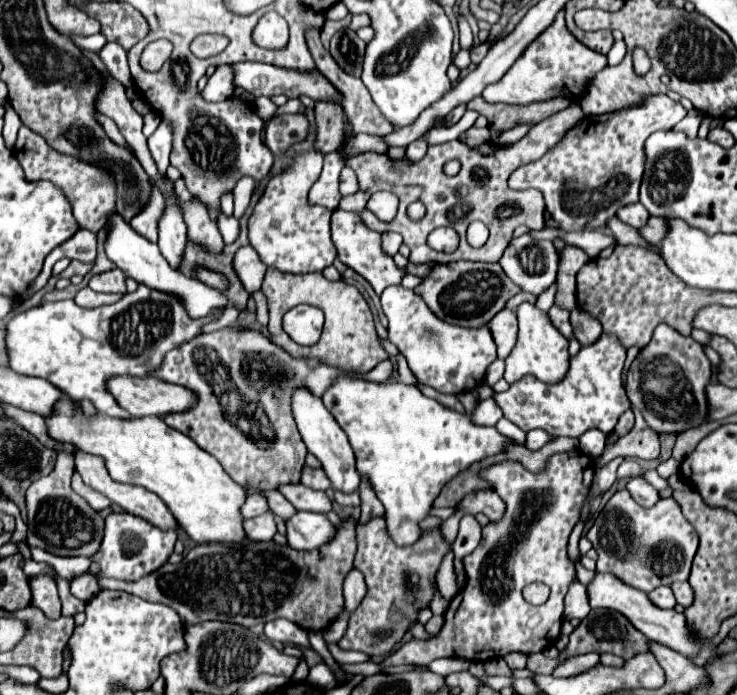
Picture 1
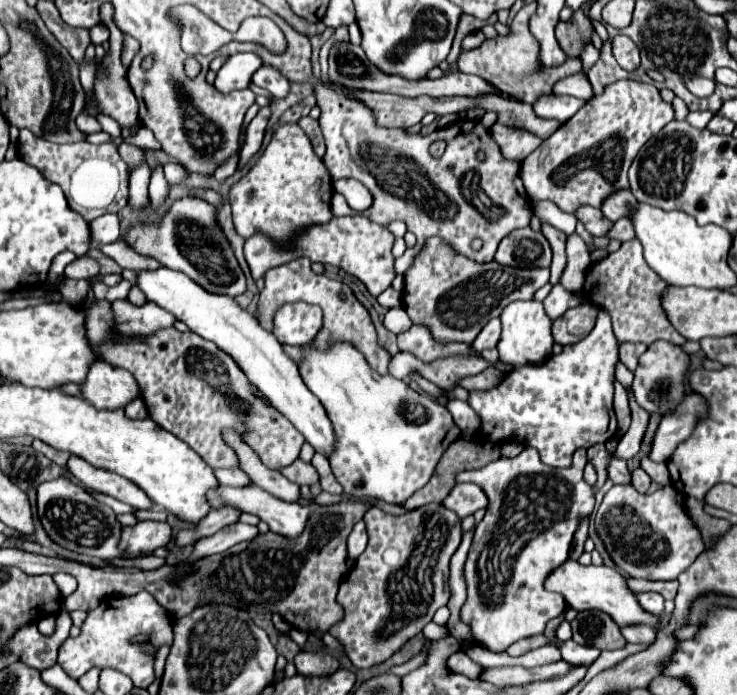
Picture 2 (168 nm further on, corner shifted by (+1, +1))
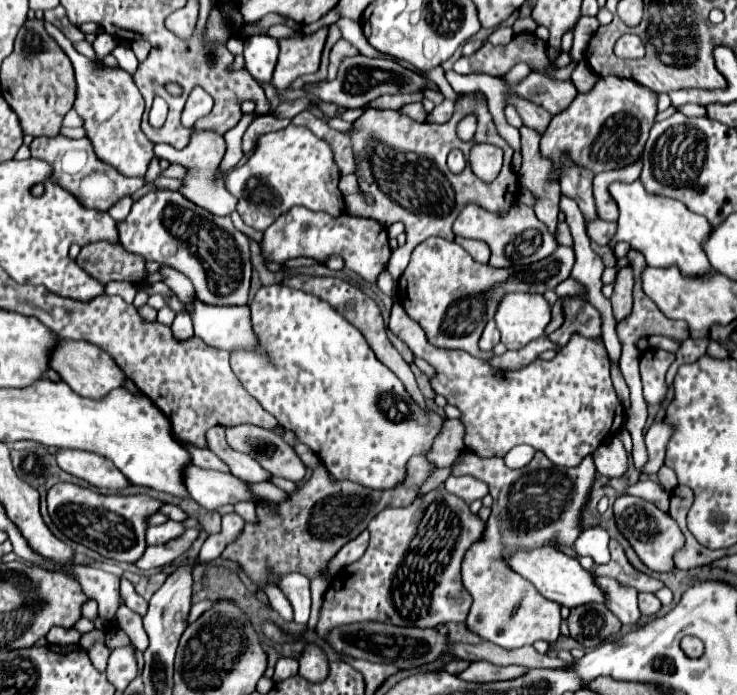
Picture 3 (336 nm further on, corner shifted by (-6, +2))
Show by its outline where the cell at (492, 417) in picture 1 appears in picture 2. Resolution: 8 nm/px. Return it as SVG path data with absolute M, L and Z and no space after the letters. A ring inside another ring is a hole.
M448 401L446 409L452 413L454 422L462 429L462 435L474 435L478 431L480 423L466 401Z

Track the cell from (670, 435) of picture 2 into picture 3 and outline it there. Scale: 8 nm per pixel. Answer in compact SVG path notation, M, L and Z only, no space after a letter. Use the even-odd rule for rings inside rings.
M659 418L653 422L653 426L647 430L645 434L645 444L647 444L647 452L649 452L649 462L645 464L645 468L641 470L643 474L655 474L665 462L665 450L667 450L667 442L671 438L671 424L665 422L665 418Z

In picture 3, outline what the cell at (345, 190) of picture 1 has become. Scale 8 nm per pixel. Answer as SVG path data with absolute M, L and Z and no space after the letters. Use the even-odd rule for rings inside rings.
M347 174L347 176L341 176L339 188L341 188L341 192L343 192L343 194L357 194L357 192L359 192L359 182L357 182L355 174Z

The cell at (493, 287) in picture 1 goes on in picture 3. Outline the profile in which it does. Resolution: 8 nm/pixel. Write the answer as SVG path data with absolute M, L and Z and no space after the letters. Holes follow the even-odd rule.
M427 238L419 244L413 254L407 270L399 278L397 298L401 298L407 314L421 324L427 334L427 340L433 346L441 348L457 348L465 350L471 356L487 358L493 352L481 352L477 342L481 332L489 320L493 320L503 294L511 292L535 292L545 294L553 290L559 282L569 278L575 262L573 248L559 246L555 254L545 258L543 262L535 262L531 266L509 266L503 270L495 270L489 264L475 262L471 254L467 254L459 244L449 242L445 238Z

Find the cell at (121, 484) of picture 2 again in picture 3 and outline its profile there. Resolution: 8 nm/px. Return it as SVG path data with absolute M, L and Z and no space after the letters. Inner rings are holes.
M59 450L55 458L61 470L89 482L91 486L115 492L131 486L131 482L127 482L127 478L123 478L123 474L119 474L119 470L115 470L115 466L111 466L111 462L107 462L107 458L99 454L83 450Z

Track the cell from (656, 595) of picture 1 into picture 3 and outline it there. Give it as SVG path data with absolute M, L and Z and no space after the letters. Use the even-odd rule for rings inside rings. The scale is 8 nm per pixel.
M639 594L639 610L645 616L655 616L661 610L661 600L655 594Z

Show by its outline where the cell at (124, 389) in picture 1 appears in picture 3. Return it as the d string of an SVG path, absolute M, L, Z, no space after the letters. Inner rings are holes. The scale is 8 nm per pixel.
M75 340L59 342L59 346L51 354L51 368L55 372L59 372L61 378L79 396L85 396L85 398L91 398L91 400L105 398L111 390L123 388L125 380L127 380L127 376L123 374L123 370L119 370L119 366L113 362L113 358L109 354L105 354L103 350L99 350L97 346L89 344L89 342L75 342Z

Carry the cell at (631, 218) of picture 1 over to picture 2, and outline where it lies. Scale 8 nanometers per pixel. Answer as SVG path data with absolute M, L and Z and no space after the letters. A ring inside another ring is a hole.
M620 189L602 201L600 211L606 215L606 219L616 221L616 219L624 217L624 211L628 211L628 203L636 203L636 197L632 195L630 189Z

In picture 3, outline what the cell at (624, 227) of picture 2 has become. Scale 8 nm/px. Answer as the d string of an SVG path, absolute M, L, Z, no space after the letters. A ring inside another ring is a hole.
M587 222L587 234L597 244L609 244L609 240L615 236L615 222Z

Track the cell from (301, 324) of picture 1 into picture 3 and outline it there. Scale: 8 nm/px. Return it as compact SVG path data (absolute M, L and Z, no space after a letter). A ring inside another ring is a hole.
M273 284L273 286L263 286L257 294L255 294L255 300L251 302L251 322L253 322L253 330L259 338L259 346L255 352L233 352L231 354L231 368L235 372L235 376L241 380L243 388L269 412L277 418L277 422L283 426L283 428L291 428L297 432L299 436L299 442L309 446L319 458L323 458L323 462L327 464L327 468L331 470L331 474L337 478L337 480L351 480L351 482L359 482L361 486L367 486L371 490L391 490L399 484L405 482L407 478L407 462L411 456L417 456L417 454L425 454L427 450L431 450L433 446L433 440L435 436L439 436L445 420L443 416L439 416L437 412L433 410L425 410L421 406L415 406L415 400L405 392L405 386L403 382L387 368L383 366L377 356L373 354L373 350L369 348L367 340L363 338L363 334L353 326L349 324L339 312L335 312L327 302L319 300L317 296L311 296L311 294L305 294L301 290L293 290L293 288L287 288L287 286L279 286L279 284Z

